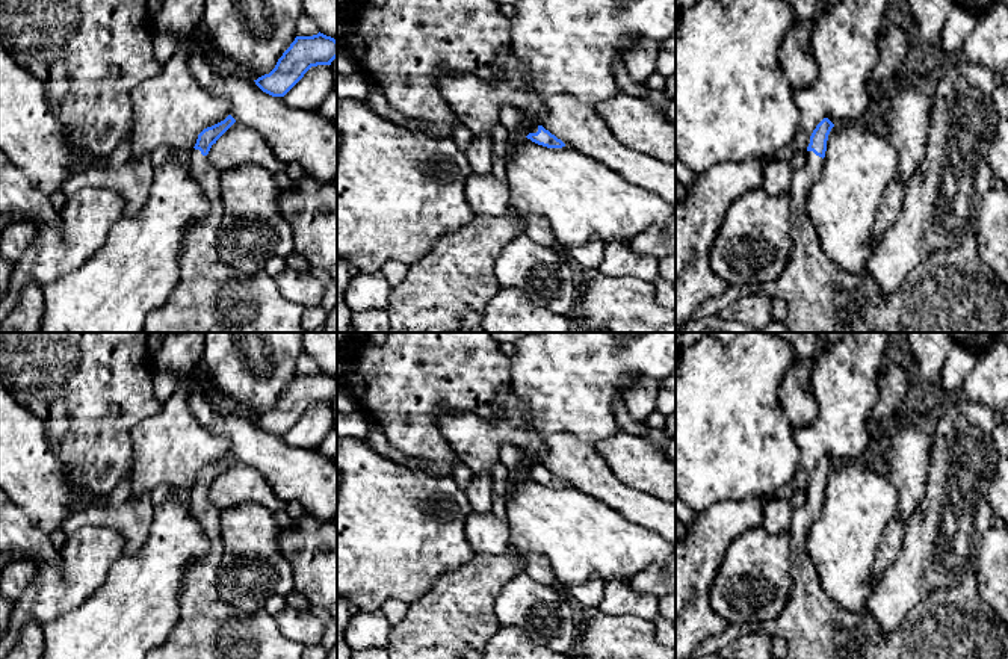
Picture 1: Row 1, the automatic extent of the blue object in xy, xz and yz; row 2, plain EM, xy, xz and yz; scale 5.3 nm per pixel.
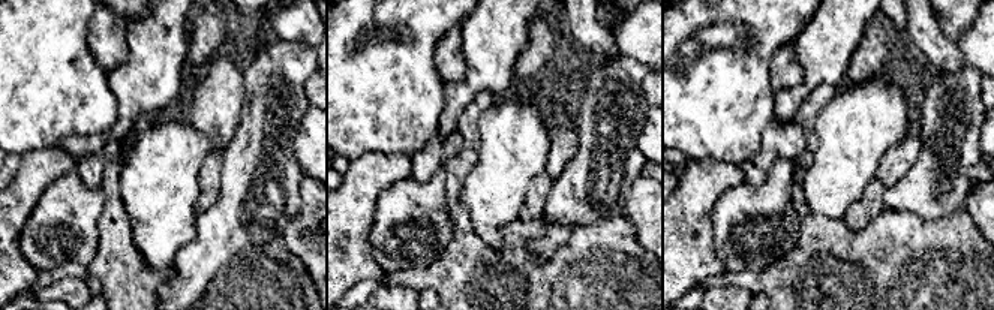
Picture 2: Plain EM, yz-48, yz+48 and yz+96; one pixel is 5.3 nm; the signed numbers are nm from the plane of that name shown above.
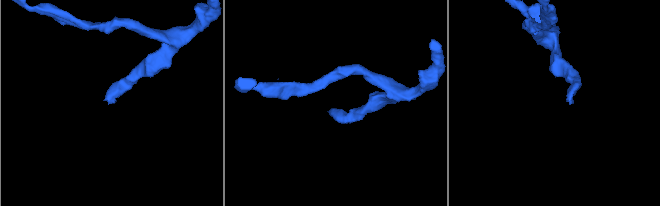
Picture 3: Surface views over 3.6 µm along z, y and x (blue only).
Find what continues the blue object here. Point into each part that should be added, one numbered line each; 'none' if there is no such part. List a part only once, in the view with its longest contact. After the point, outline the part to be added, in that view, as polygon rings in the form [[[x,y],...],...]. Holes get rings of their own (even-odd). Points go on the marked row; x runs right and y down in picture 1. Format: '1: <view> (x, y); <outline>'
1: yz (952, 290); [[[805,151],[805,165],[790,181],[790,224],[793,248],[783,274],[763,283],[756,292],[787,305],[787,333],[1008,333],[1008,290],[1002,280],[981,260],[975,234],[958,239],[951,248],[932,251],[890,295],[884,295],[863,268],[857,274],[840,271],[822,251],[818,233],[805,207],[810,189],[818,183],[824,159]]]

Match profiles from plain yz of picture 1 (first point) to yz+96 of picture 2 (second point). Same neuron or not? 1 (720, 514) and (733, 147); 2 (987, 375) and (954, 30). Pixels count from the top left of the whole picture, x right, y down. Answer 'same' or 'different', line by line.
1: different
2: different

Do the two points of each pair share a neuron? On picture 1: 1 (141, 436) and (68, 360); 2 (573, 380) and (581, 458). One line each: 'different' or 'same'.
1: different
2: different

